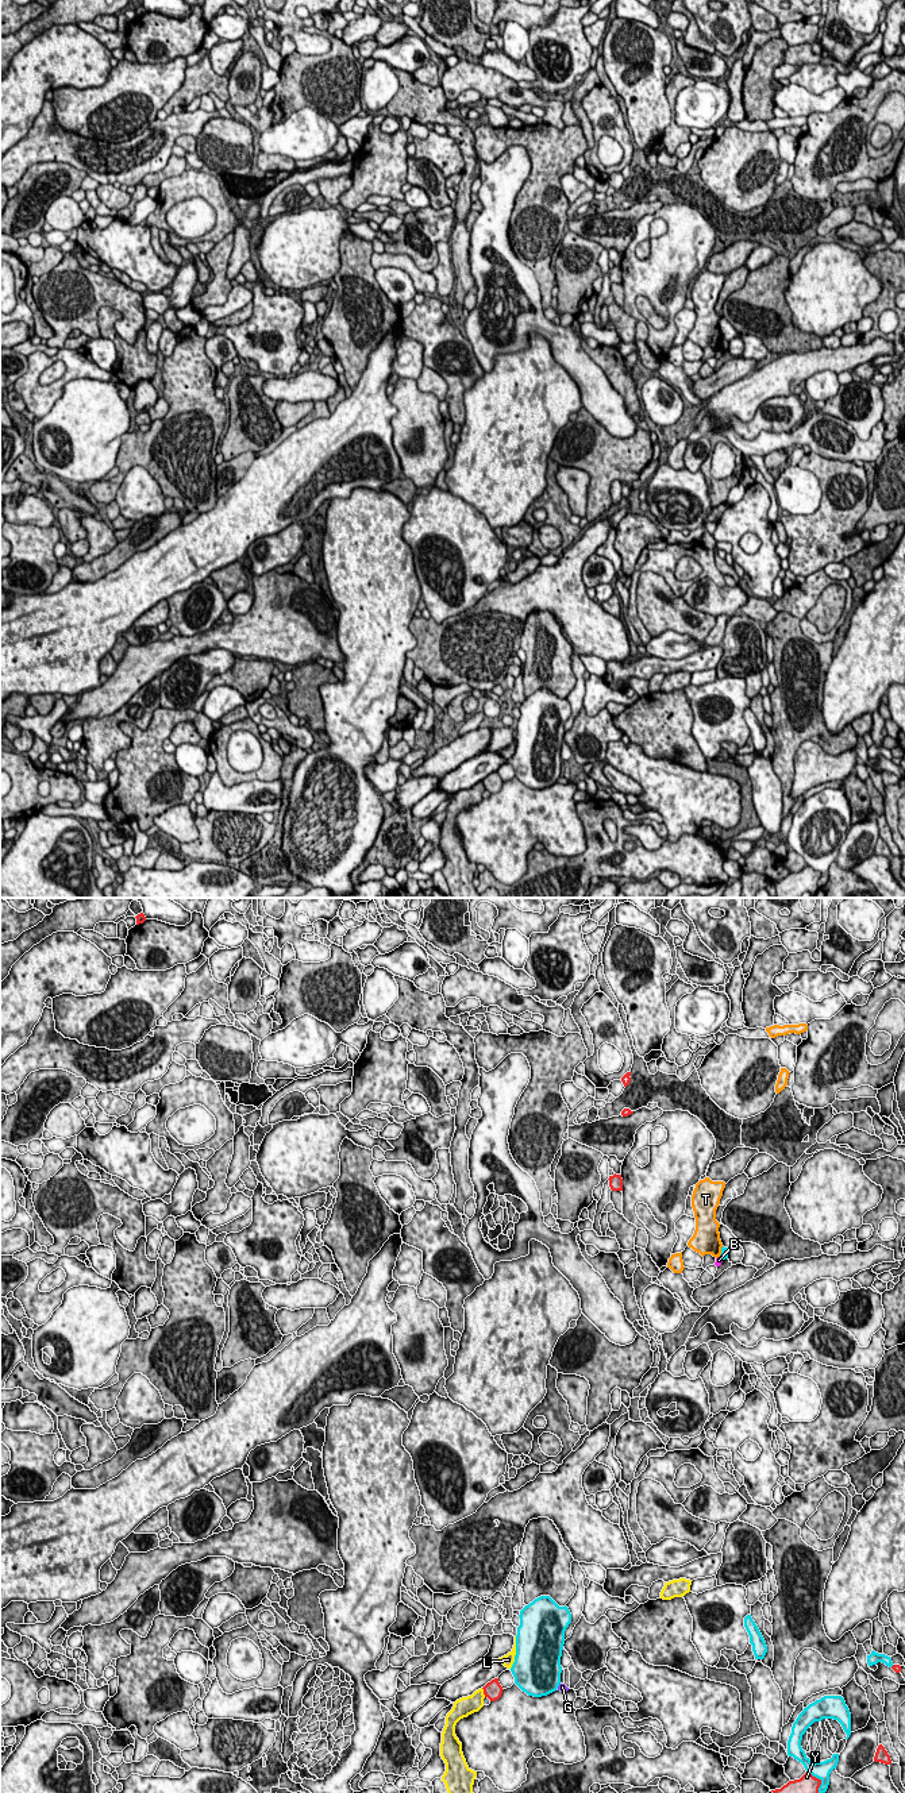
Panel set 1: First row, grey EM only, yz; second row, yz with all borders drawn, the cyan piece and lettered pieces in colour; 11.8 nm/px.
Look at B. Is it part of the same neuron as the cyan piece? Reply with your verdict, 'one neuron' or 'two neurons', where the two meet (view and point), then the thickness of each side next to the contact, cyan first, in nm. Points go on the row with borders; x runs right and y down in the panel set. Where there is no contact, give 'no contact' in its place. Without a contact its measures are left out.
two neurons; contact yz (721, 1257); calibres 100 and 90 nm

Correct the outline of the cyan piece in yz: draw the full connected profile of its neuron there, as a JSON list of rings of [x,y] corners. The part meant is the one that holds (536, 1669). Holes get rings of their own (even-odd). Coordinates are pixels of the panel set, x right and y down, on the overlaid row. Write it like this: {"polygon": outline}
{"polygon": [[[540,1596],[525,1605],[519,1617],[516,1655],[511,1667],[515,1684],[528,1696],[547,1696],[561,1684],[561,1657],[571,1613],[550,1596]]]}

